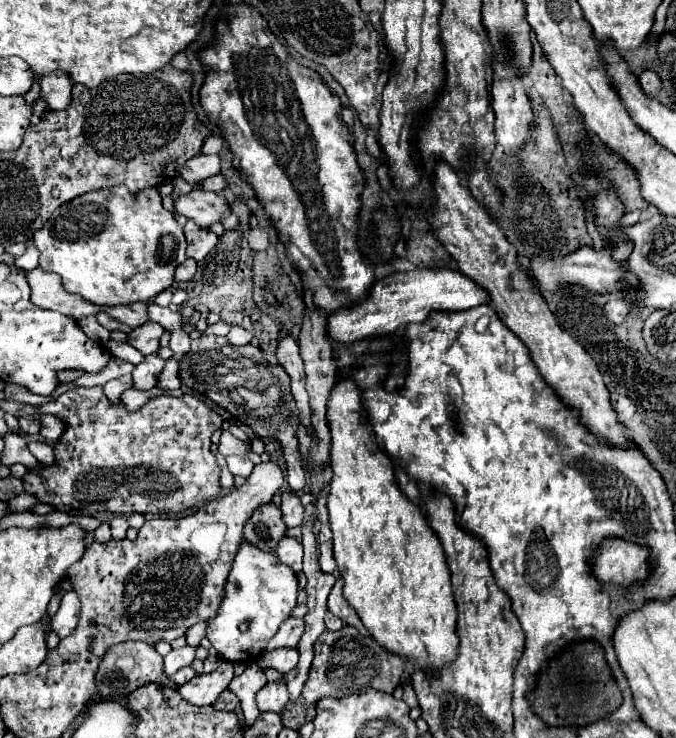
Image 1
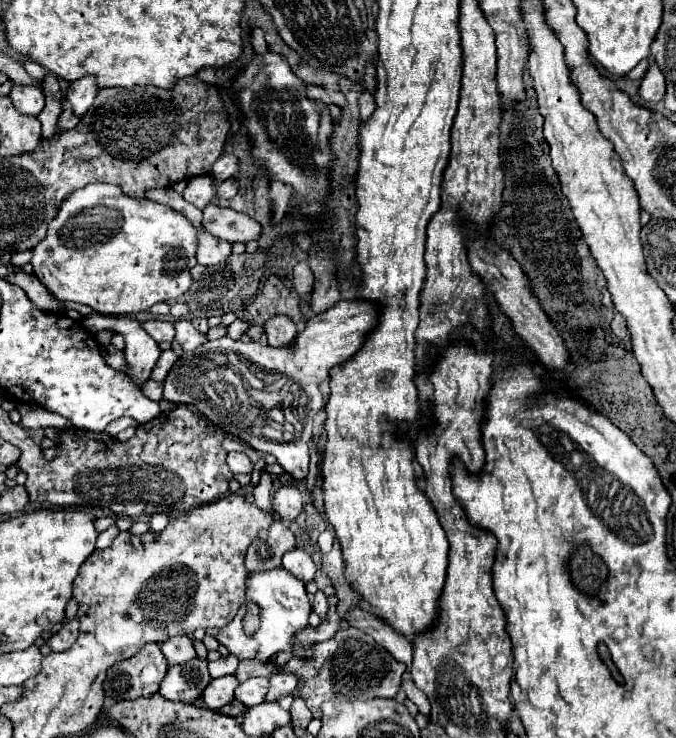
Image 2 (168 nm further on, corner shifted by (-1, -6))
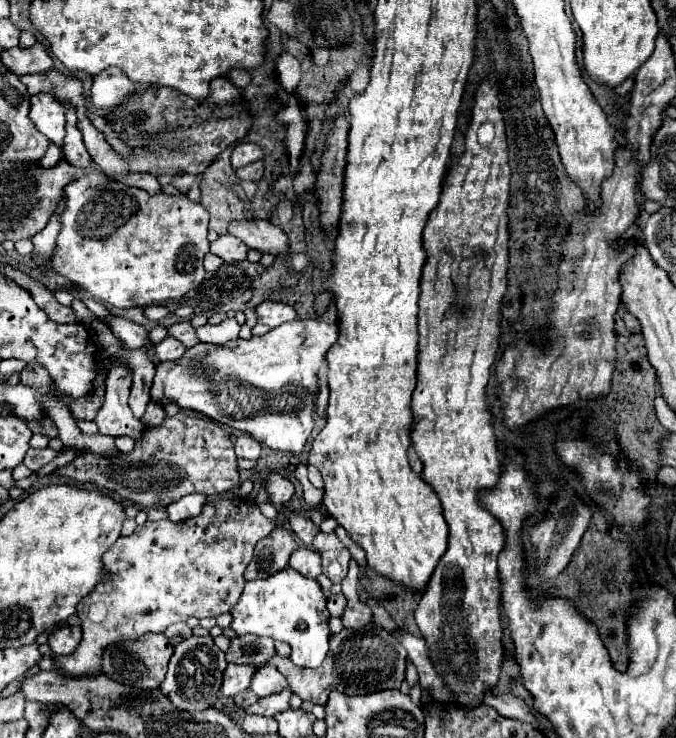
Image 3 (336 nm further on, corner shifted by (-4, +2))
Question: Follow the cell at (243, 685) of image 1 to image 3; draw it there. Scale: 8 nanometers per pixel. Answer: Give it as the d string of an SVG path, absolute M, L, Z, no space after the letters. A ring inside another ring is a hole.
M262 667L254 673L252 681L250 681L250 689L258 695L258 697L266 697L270 693L282 691L286 689L288 681L286 677L276 669L276 667Z

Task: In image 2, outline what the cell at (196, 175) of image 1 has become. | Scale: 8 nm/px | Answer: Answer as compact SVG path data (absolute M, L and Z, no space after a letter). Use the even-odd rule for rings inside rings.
M223 155L219 157L219 161L215 161L211 173L215 175L215 179L225 181L229 177L235 177L237 171L239 171L239 159L235 155Z

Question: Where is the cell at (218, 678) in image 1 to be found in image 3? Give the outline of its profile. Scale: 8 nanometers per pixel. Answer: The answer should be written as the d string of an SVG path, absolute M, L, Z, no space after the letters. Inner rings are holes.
M230 663L230 665L226 667L220 693L222 693L224 697L234 697L234 695L238 695L240 691L248 689L252 675L254 675L254 669L252 669L250 665L232 665L232 663Z

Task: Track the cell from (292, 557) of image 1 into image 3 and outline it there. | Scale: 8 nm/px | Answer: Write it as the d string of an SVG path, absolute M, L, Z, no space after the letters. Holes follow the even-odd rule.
M300 547L292 553L290 557L290 567L296 569L298 573L302 573L304 577L312 577L316 579L322 573L320 567L320 553L316 549L308 549L308 547Z

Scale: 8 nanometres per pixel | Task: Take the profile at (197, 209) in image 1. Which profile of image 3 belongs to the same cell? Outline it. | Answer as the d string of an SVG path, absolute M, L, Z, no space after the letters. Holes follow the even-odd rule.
M234 219L228 225L228 233L234 235L234 237L238 237L238 239L242 239L250 249L258 249L260 253L278 255L278 253L282 253L282 251L288 249L288 237L286 237L286 233L280 227L276 227L276 225L272 225L270 221L264 221L264 219Z

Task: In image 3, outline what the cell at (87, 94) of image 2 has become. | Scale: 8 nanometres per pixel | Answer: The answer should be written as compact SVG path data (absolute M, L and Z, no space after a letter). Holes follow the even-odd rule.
M110 67L92 77L90 101L94 109L108 109L112 105L122 103L130 93L138 89L138 83L132 83L120 69Z

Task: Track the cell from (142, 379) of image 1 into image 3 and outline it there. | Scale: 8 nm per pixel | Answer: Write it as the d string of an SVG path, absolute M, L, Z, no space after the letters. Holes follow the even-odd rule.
M166 337L162 343L158 343L154 347L154 351L156 351L156 355L158 355L160 361L176 361L176 359L180 359L184 355L186 347L178 339Z

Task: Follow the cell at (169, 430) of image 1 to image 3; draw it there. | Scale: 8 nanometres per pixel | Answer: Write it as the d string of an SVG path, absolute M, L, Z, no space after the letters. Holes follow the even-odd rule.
M182 411L174 417L166 417L162 423L164 425L158 427L148 425L142 441L136 441L132 453L116 453L114 457L100 459L100 455L84 451L78 459L56 469L54 475L76 479L80 483L88 481L98 485L98 489L108 497L116 501L130 501L140 509L154 505L166 507L188 493L212 497L238 485L236 455L228 431L214 421L190 417Z

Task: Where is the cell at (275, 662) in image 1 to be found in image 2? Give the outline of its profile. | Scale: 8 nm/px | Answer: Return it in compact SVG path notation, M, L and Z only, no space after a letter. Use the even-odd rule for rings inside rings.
M277 673L269 681L271 681L271 687L269 687L269 693L265 697L267 701L277 701L283 695L291 695L295 691L295 687L297 687L295 677L287 675L287 673Z

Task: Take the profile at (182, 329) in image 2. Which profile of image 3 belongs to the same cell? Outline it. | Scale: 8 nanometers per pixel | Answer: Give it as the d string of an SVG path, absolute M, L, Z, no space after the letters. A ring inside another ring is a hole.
M228 317L228 319L224 319L218 325L206 323L206 325L198 327L196 329L196 335L204 343L218 343L218 345L222 345L222 343L226 343L230 339L236 339L238 337L238 331L240 331L238 321L232 319L232 317Z

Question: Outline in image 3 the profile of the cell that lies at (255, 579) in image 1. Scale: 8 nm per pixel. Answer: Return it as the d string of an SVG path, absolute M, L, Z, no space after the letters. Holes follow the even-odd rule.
M286 567L274 577L262 581L248 581L238 605L232 611L230 627L236 635L254 633L258 637L270 637L274 641L284 641L292 647L290 659L300 667L318 667L328 653L328 609L326 595L322 593L316 579L302 577L298 571ZM298 623L306 623L306 629L298 629Z

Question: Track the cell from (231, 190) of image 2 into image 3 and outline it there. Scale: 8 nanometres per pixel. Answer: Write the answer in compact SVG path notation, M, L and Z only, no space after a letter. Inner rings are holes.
M256 161L256 163L250 163L246 167L236 169L236 175L240 181L258 181L262 177L262 171L264 171L264 163Z

